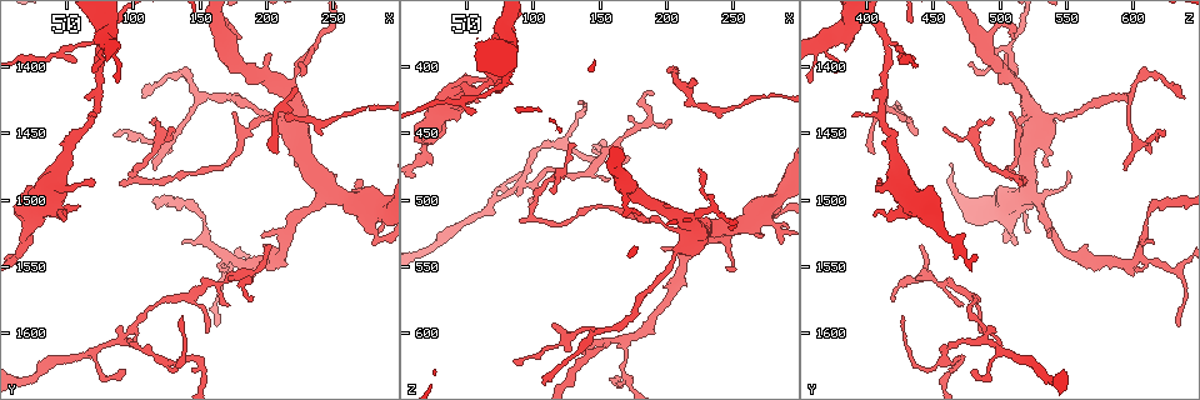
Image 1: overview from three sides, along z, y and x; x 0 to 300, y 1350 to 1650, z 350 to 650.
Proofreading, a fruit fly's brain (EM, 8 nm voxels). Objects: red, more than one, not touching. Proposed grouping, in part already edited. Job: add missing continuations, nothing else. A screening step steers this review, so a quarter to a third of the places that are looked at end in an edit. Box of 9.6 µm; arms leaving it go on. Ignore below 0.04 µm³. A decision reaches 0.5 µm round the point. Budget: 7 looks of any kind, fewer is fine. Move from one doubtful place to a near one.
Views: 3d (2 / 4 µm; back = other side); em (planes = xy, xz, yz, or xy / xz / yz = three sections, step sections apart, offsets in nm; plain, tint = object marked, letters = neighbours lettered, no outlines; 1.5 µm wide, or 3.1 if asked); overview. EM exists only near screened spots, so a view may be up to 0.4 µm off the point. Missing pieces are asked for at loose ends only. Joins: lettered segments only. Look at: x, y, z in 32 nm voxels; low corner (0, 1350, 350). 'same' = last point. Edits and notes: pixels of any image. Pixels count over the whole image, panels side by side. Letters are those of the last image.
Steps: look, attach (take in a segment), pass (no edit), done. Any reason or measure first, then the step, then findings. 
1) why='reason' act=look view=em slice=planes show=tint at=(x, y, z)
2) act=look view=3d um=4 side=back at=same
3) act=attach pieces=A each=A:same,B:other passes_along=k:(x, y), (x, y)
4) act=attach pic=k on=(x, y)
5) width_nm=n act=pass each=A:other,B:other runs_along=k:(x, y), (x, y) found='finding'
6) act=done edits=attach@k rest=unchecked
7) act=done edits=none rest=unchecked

act=look view=em slice=planes show=letters at=(50, 1512, 406)

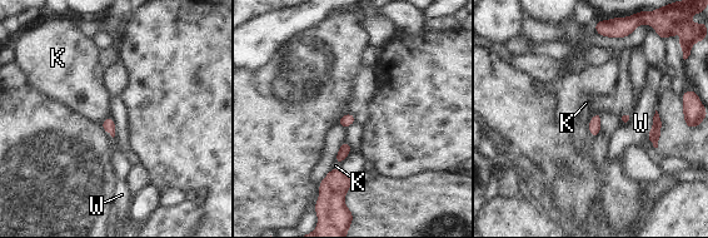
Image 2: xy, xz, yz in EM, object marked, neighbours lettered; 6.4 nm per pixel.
longest_contact=W:190nm act=pass each=K:other,W:other border=2:(110, 115), (100, 123) found='none of them fits'

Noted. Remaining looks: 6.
why='branch stops here' act=look view=em slice=planes show=plain at=(204, 1534, 442)

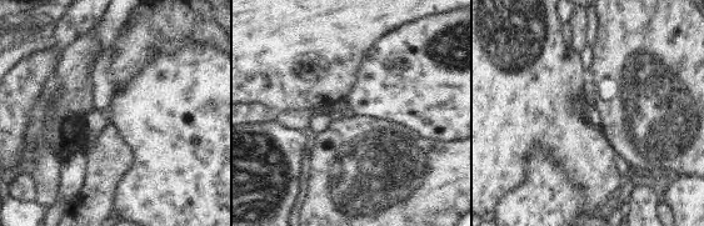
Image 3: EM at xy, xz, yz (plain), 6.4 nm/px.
act=look view=em slice=planes show=tint at=same

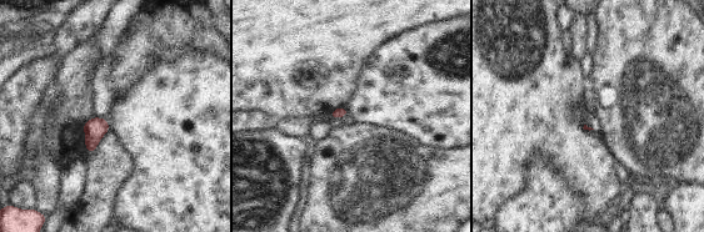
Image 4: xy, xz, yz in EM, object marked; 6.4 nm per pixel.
act=look view=em slice=planes show=letters at=same

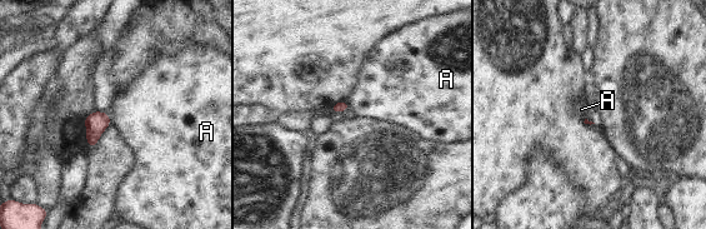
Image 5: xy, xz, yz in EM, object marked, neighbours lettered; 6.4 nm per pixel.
act=pass each=A:other found='no lettered segment goes on from it'

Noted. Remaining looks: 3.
why='branch stops here' act=look view=3d um=2 at=(162, 1596, 636)

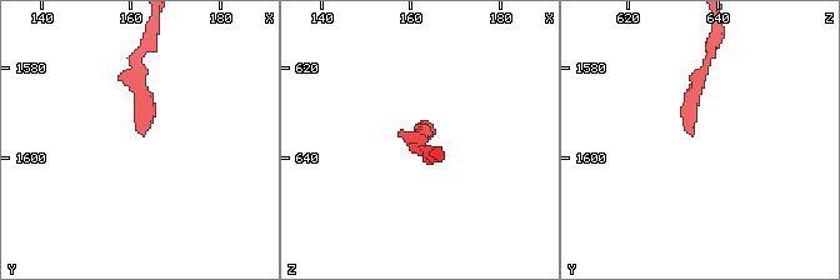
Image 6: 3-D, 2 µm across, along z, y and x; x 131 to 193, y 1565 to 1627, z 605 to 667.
why='need the tissue' act=look view=em slice=planes show=letters at=(163, 1596, 635)

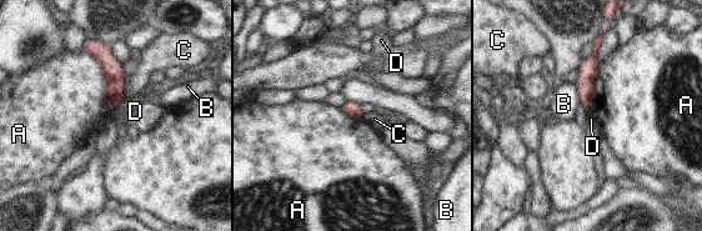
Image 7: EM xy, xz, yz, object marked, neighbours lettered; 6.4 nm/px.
width_nm=100 act=pass each=A:other,B:other,C:other,D:other border=7:(123, 96), (111, 111) found='no lettered segment goes on from it'

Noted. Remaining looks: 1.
act=done edits=none rest=unchecked

